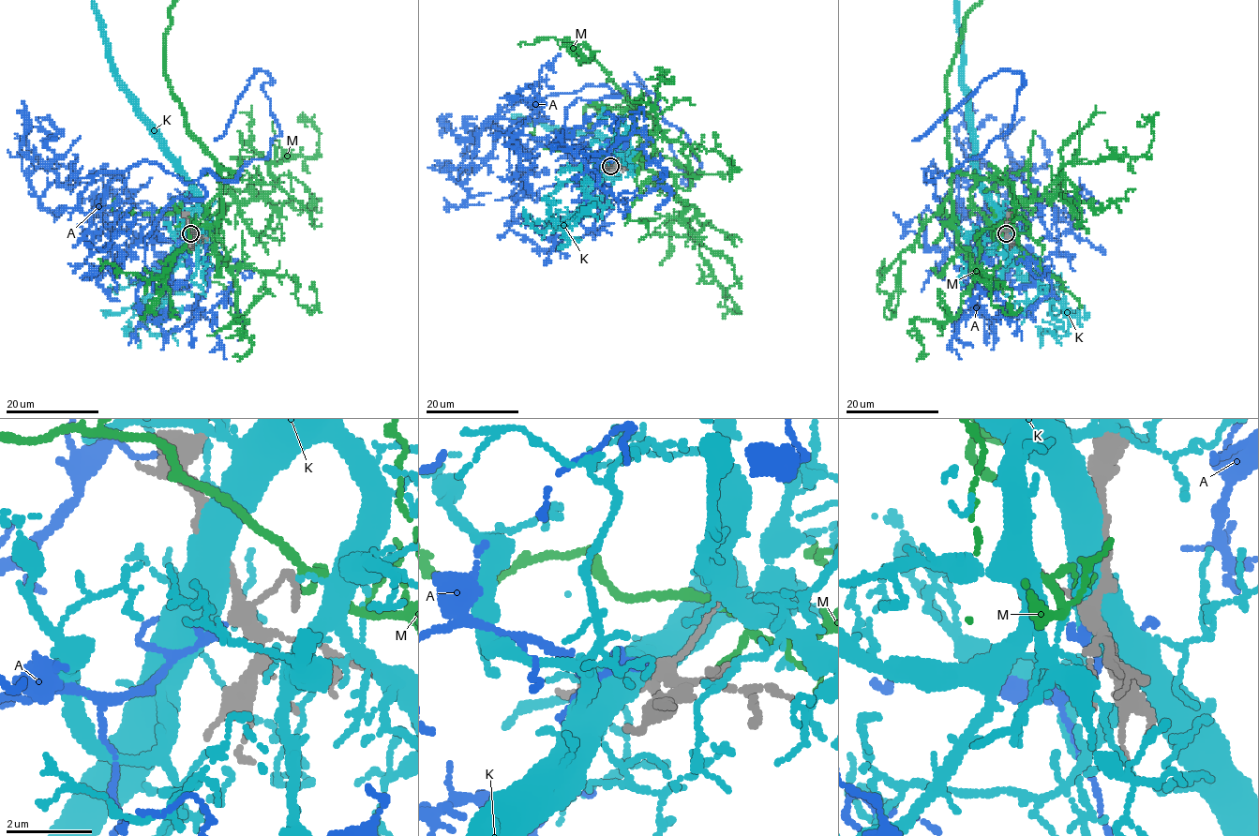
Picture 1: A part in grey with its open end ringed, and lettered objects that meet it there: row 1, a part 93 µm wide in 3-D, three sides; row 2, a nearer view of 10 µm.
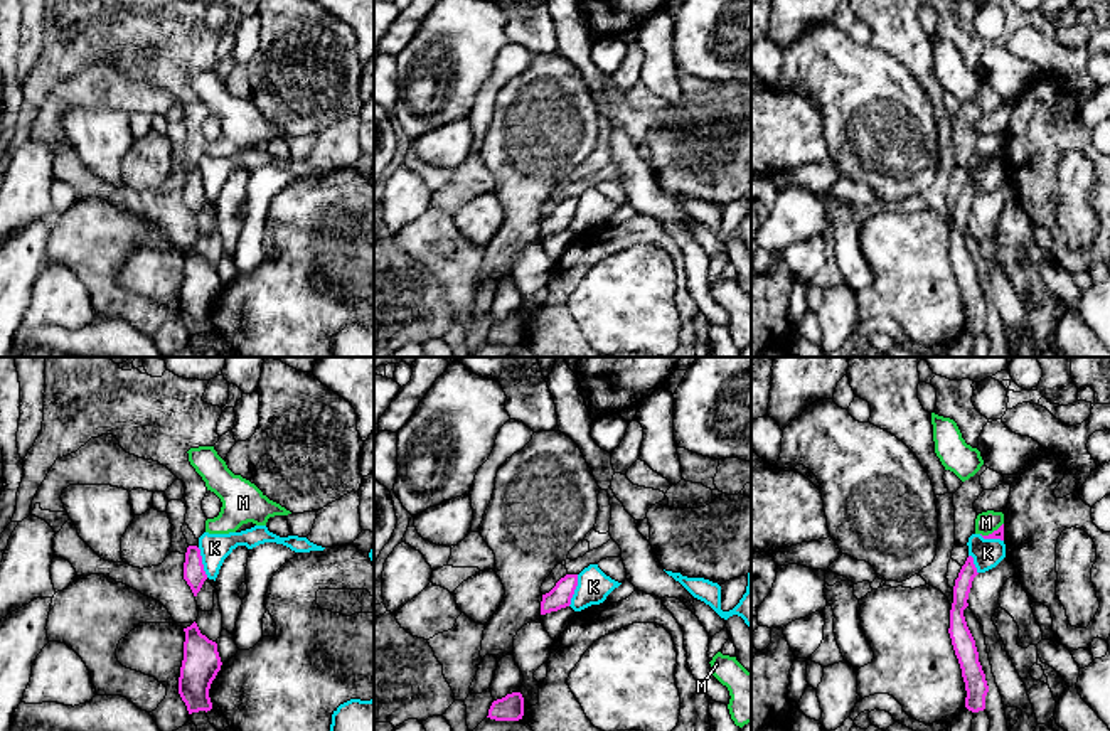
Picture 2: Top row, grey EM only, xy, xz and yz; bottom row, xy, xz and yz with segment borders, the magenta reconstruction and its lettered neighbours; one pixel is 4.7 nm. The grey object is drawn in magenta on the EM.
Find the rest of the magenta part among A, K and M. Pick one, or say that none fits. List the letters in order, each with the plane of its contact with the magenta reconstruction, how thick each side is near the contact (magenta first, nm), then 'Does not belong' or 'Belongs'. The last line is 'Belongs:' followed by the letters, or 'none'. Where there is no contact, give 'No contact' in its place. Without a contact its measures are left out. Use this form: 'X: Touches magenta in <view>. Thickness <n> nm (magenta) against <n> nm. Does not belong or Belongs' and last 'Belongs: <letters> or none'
A: No contact. Belongs
K: Touches magenta in xz. Thickness 110 nm (magenta) against 160 nm. Does not belong
M: Touches magenta in yz. Thickness 50 nm (magenta) against 110 nm. Does not belong
Belongs: A

